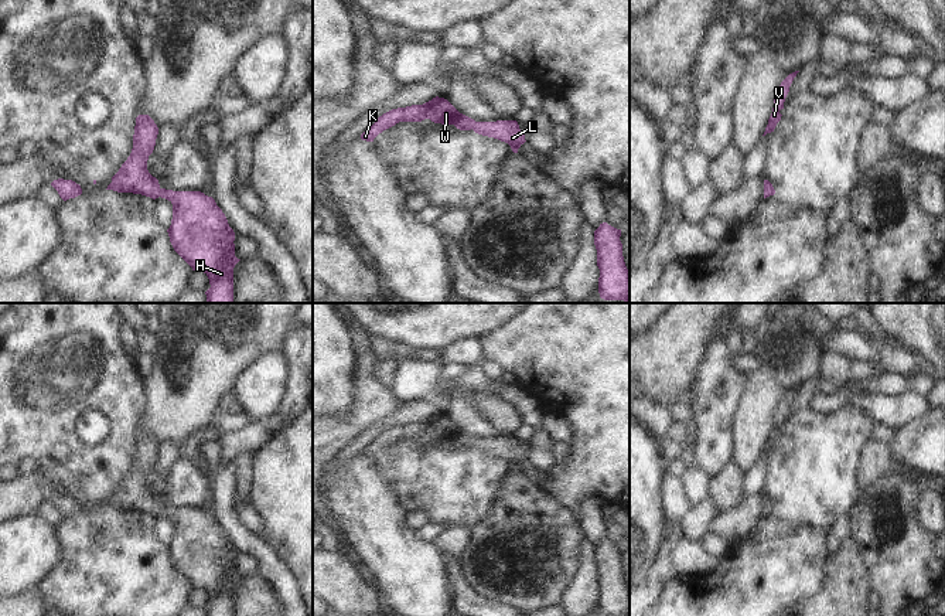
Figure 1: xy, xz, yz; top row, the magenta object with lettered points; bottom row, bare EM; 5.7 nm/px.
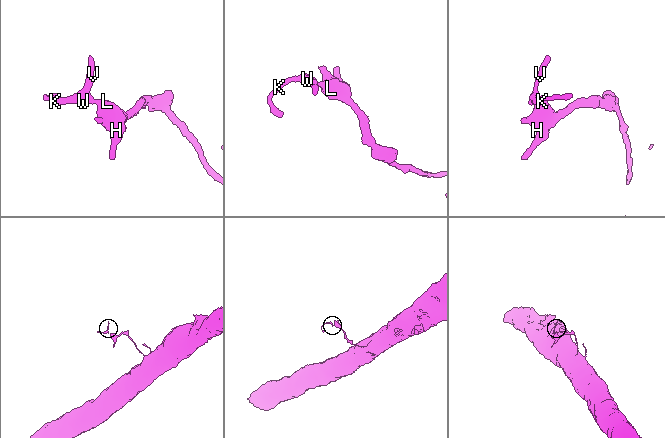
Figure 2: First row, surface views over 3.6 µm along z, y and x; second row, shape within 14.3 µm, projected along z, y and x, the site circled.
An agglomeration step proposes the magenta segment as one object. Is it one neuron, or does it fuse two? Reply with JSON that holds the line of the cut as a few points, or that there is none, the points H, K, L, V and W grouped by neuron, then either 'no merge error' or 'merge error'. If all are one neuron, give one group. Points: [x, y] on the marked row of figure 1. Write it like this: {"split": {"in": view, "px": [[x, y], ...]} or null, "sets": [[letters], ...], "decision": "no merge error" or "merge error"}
{"split": null, "sets": [["H", "K", "L", "V", "W"]], "decision": "no merge error"}

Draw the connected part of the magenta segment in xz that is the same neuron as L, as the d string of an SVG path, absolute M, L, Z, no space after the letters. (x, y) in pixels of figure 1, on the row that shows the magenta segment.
M439 96L423 105L398 108L383 113L361 135L361 139L373 142L379 133L399 122L422 122L424 119L441 125L454 125L460 130L472 129L478 135L508 143L514 153L518 153L518 149L526 142L516 120L475 122L460 113L447 99Z

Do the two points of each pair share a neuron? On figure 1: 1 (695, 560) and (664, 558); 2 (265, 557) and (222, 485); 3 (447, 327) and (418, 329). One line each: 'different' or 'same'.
1: different
2: same
3: same

